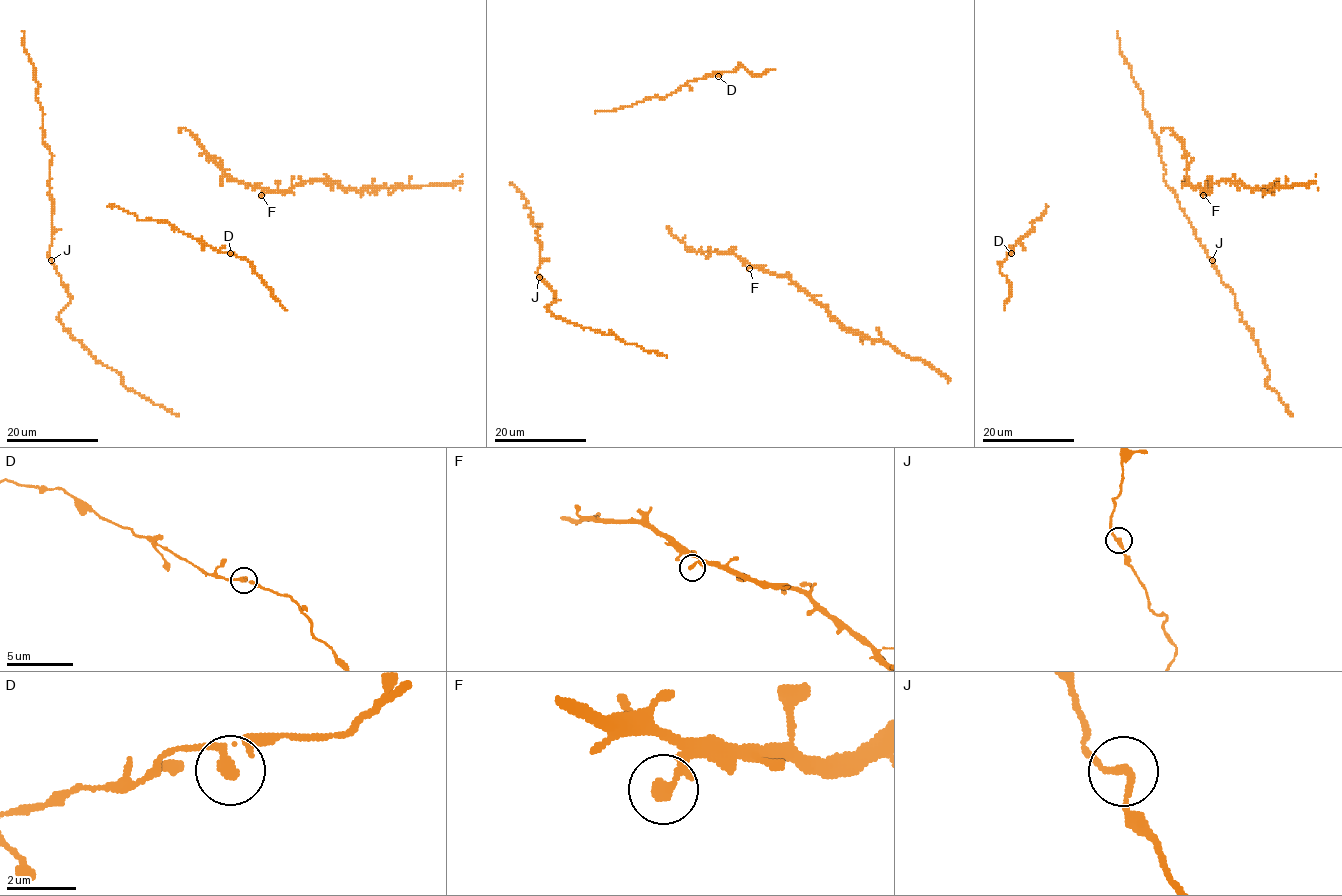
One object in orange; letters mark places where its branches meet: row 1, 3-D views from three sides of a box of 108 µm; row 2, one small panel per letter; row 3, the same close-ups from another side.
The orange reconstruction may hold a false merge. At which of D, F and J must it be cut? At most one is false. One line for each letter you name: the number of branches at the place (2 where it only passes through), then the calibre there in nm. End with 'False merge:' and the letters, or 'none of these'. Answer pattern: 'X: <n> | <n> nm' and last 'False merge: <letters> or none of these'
False merge: none of these

